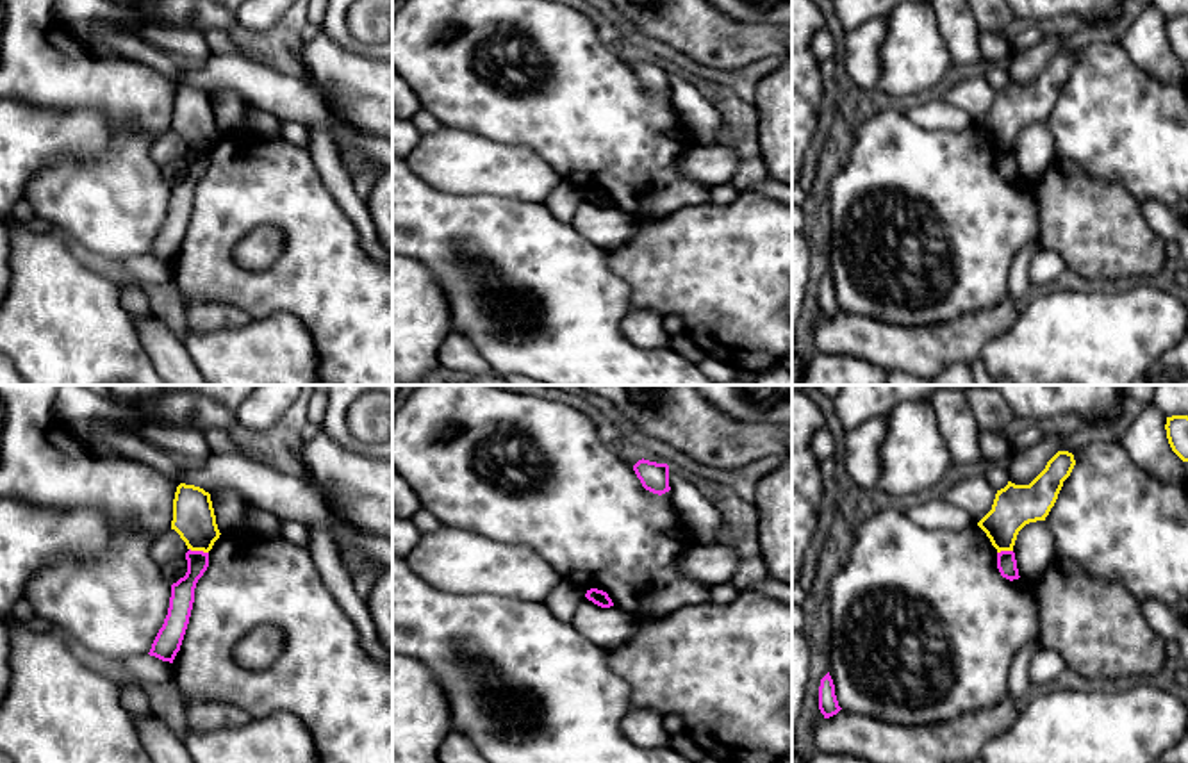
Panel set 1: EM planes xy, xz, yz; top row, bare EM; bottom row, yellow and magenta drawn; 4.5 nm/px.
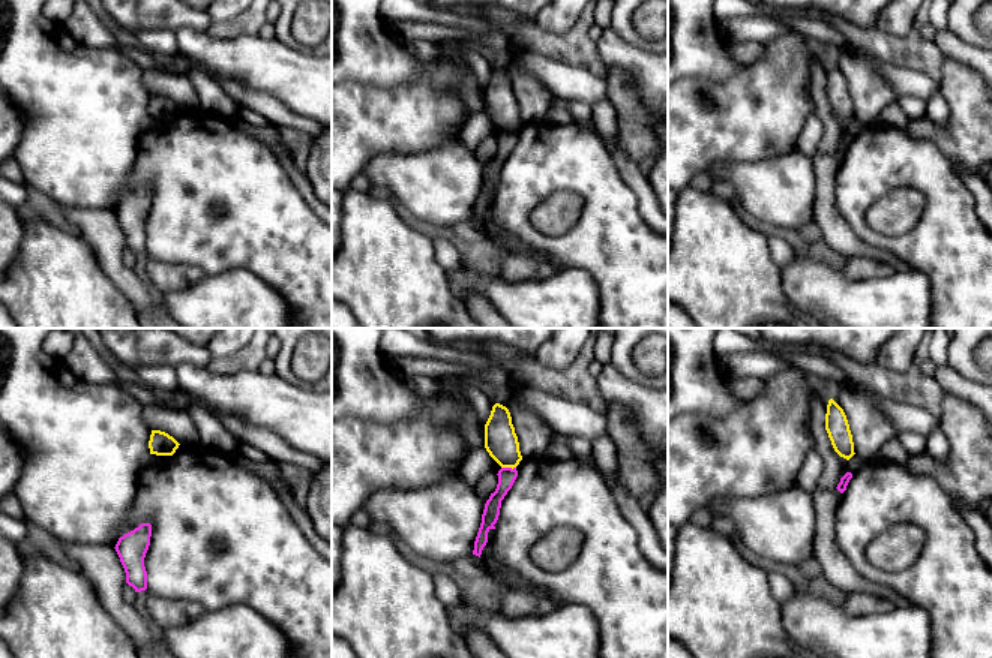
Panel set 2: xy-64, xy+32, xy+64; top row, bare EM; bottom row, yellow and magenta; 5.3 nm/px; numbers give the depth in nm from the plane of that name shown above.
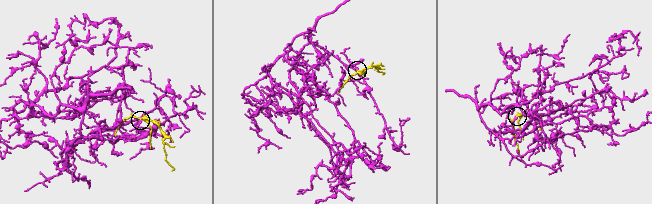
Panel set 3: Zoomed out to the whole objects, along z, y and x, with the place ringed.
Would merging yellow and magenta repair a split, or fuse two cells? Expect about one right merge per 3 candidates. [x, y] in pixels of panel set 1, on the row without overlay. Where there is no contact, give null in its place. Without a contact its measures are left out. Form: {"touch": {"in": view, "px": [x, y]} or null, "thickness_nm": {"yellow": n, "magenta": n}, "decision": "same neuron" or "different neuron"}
{"touch": {"in": "xy", "px": [198, 150]}, "thickness_nm": {"yellow": 190, "magenta": 110}, "decision": "different neuron"}

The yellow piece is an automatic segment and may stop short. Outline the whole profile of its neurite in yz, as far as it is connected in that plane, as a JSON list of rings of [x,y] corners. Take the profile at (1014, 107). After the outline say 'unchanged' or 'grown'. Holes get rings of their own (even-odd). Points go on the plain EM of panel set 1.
[[[1058,52],[1029,86],[1008,82],[997,91],[992,111],[978,123],[997,153],[1013,152],[1017,135],[1026,125],[1045,121],[1074,66],[1072,53]]] | unchanged

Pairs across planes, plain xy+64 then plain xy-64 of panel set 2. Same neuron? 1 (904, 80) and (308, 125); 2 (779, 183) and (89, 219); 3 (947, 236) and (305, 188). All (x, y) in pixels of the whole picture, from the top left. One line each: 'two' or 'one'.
1: one
2: two
3: two

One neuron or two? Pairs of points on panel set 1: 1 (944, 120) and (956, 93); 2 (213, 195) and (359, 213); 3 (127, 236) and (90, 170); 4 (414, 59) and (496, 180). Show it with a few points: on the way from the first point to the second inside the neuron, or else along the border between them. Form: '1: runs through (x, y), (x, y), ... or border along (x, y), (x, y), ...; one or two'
1: border along (940, 98), (958, 106), (976, 123); two
2: border along (320, 175), (336, 204), (354, 225), (362, 248); two
3: runs through (122, 220), (91, 186); one
4: border along (441, 125), (466, 129), (502, 145); two

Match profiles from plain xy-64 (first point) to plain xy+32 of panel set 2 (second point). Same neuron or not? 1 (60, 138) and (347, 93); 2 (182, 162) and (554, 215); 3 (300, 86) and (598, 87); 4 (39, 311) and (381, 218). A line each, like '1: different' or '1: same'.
1: different
2: different
3: different
4: same

